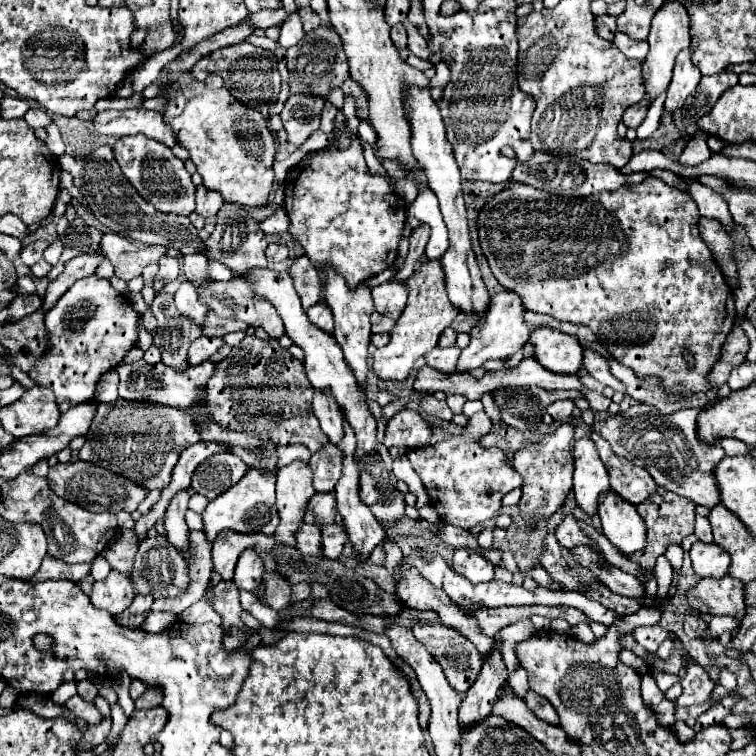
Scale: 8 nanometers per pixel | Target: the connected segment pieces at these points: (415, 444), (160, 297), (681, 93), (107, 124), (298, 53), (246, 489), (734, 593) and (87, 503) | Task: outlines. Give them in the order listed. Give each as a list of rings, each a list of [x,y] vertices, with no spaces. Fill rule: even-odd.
[[[404,409],[388,421],[384,445],[422,449],[424,445],[430,445],[432,435],[434,427],[416,409]]]
[[[166,293],[156,295],[152,313],[158,321],[158,327],[154,329],[154,345],[162,353],[162,363],[174,365],[174,369],[188,369],[188,359],[186,365],[180,365],[180,357],[186,357],[186,345],[198,339],[202,329],[190,319],[182,317],[174,307],[172,295]]]
[[[690,49],[680,53],[676,57],[676,67],[672,81],[666,91],[666,103],[664,103],[664,121],[670,121],[676,111],[684,107],[684,101],[688,95],[692,95],[700,81],[700,71],[690,61]]]
[[[126,109],[126,111],[100,111],[92,119],[94,129],[104,135],[136,135],[144,133],[146,137],[152,137],[168,147],[176,145],[172,129],[162,121],[162,115],[156,111],[146,109]]]
[[[320,25],[318,29],[306,33],[298,45],[286,51],[286,59],[292,93],[310,93],[326,97],[332,87],[340,87],[348,77],[348,57],[340,45],[340,35],[330,25]]]
[[[250,467],[244,479],[240,479],[234,487],[230,487],[226,493],[222,493],[220,497],[208,503],[202,515],[208,541],[214,541],[216,533],[224,529],[232,529],[240,533],[272,535],[274,529],[278,527],[278,511],[274,501],[276,501],[276,475],[270,471],[260,471],[256,467]]]
[[[726,575],[722,579],[700,579],[688,593],[686,601],[692,609],[712,615],[744,617],[744,583]]]
[[[70,461],[70,463],[56,463],[48,469],[48,481],[50,481],[50,487],[52,491],[62,499],[68,499],[88,511],[94,511],[94,513],[102,513],[102,511],[110,511],[110,513],[118,513],[118,511],[136,511],[138,505],[146,499],[148,495],[148,489],[136,485],[134,481],[122,477],[122,475],[116,475],[108,469],[102,469],[102,467],[96,467],[92,463],[86,463],[86,461]]]

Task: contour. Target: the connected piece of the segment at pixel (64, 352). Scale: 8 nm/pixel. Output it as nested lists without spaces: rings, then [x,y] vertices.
[[[90,275],[76,281],[48,311],[46,329],[52,347],[48,355],[32,367],[30,379],[38,387],[52,389],[58,407],[66,411],[78,403],[92,401],[100,375],[116,367],[124,355],[136,347],[138,313],[110,287],[108,279]]]

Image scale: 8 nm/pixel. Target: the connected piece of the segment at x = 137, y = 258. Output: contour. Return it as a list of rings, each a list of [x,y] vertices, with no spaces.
[[[106,233],[102,237],[102,253],[114,265],[114,275],[122,281],[138,277],[142,269],[150,263],[156,263],[164,255],[164,251],[166,247],[162,245],[138,247],[116,233]]]

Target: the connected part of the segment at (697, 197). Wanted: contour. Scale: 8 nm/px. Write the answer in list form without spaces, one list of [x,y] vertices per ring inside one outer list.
[[[690,181],[690,191],[688,193],[696,201],[696,205],[700,209],[700,215],[710,217],[710,219],[718,219],[728,233],[732,231],[732,217],[730,217],[728,205],[724,205],[724,199],[720,197],[720,193],[710,191],[700,181]]]

